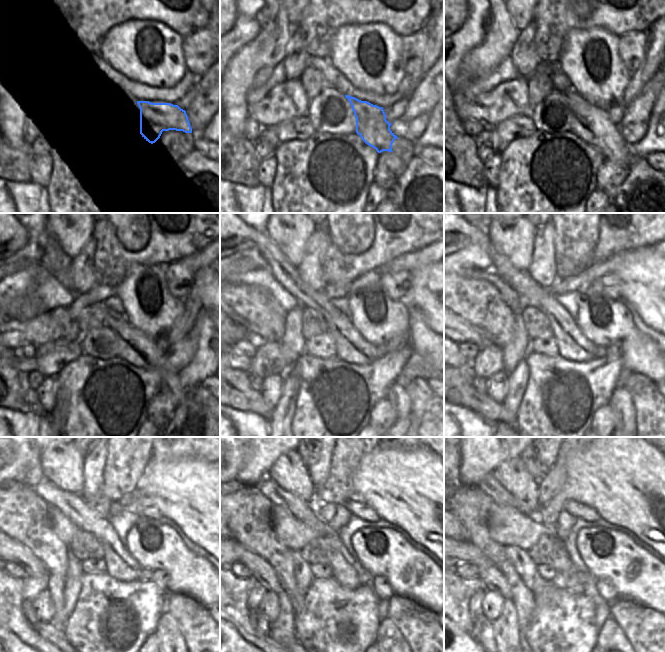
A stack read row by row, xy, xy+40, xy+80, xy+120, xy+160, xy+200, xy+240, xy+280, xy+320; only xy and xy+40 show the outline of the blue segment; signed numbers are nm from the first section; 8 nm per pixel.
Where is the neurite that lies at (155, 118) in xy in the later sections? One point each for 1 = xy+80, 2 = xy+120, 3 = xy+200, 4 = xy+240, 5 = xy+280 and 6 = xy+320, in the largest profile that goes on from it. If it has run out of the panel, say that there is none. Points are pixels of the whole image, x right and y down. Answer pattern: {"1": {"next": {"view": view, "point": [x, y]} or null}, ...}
{"1": {"next": {"view": "xy+80", "point": [590, 122]}}, "2": {"next": {"view": "xy+120", "point": [132, 345]}}, "3": {"next": {"view": "xy+200", "point": [572, 344]}}, "4": {"next": {"view": "xy+240", "point": [120, 565]}}, "5": {"next": {"view": "xy+280", "point": [343, 570]}}, "6": {"next": {"view": "xy+320", "point": [611, 640]}}}

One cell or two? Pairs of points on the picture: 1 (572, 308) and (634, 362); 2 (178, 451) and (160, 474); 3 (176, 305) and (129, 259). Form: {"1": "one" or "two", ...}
{"1": "two", "2": "two", "3": "two"}

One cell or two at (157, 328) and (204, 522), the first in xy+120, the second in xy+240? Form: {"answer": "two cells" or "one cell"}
{"answer": "two cells"}

